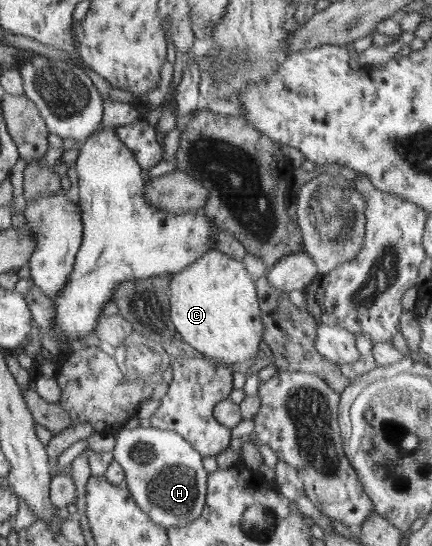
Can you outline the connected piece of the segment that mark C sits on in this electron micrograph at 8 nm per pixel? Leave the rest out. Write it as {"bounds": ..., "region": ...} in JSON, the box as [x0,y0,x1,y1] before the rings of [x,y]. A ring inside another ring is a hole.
{"bounds":[170,249,264,367],"region":[[[217,249],[209,250],[187,270],[171,276],[170,317],[184,342],[191,345],[195,352],[225,367],[257,361],[262,355],[259,342],[264,326],[256,296],[256,282],[242,261]]]}

